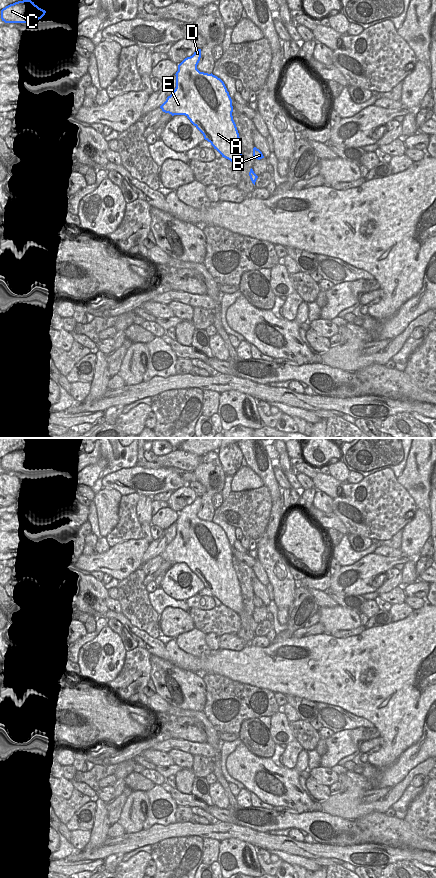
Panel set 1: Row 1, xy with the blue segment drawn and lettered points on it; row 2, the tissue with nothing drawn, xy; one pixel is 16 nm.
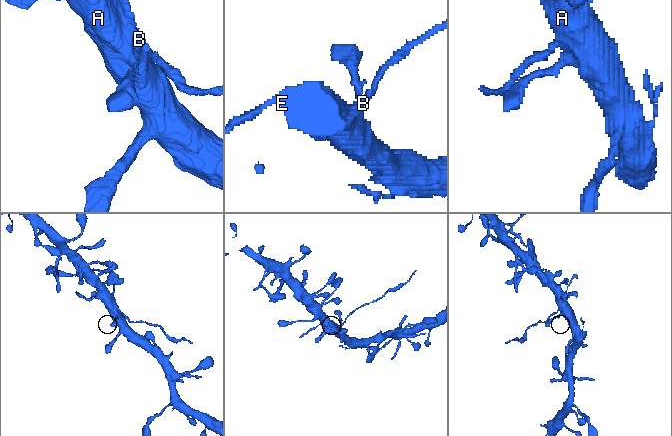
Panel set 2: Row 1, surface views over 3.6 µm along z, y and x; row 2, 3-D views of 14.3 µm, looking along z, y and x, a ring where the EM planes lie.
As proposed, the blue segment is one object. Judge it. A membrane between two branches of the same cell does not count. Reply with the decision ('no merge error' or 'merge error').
merge error

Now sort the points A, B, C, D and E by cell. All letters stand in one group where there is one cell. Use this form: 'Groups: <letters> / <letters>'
Groups: A C D E / B

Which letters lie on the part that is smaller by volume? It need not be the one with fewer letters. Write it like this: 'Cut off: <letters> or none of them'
Cut off: B

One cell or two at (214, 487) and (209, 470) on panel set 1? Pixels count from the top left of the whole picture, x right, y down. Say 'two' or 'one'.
one

